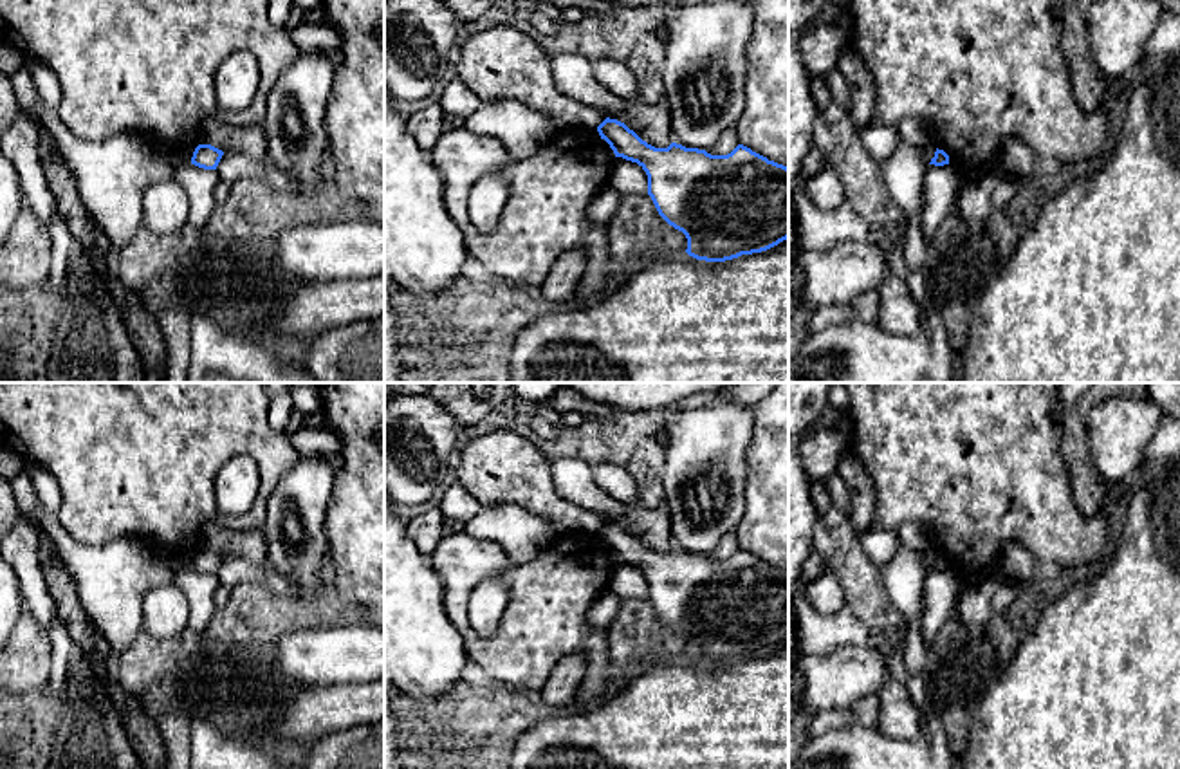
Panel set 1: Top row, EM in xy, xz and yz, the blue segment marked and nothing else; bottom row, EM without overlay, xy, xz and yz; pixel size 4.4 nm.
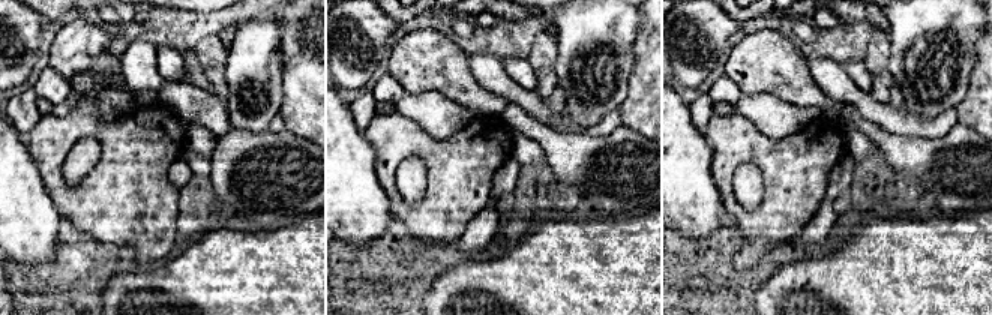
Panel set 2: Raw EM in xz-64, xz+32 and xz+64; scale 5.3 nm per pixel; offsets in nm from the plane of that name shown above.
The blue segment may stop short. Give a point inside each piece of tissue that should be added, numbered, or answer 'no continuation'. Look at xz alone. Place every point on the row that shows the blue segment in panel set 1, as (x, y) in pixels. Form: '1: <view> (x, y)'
no continuation

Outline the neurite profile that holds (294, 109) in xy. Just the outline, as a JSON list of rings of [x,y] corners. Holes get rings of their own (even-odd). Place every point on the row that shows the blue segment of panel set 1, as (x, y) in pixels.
[[[303,51],[281,72],[265,99],[263,132],[267,159],[321,206],[321,164],[330,152],[325,108],[334,81],[334,63],[325,51]]]

